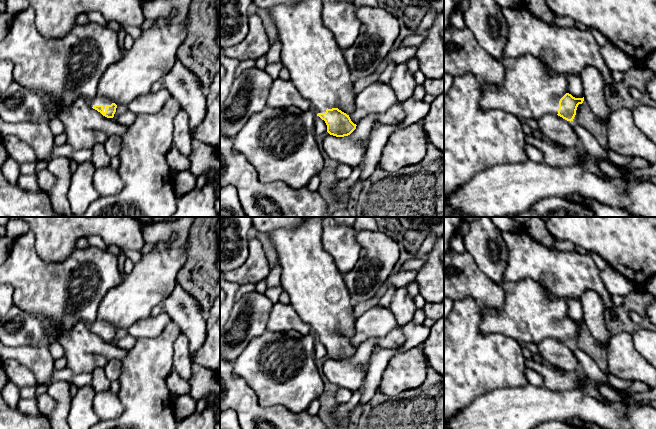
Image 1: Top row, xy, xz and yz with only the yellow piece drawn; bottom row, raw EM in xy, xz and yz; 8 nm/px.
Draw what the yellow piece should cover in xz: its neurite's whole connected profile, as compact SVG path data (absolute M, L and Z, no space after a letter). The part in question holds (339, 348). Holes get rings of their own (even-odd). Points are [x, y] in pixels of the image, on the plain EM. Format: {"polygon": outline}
{"polygon": "M307 217L306 221L294 228L278 228L268 232L268 236L275 248L278 262L281 266L281 286L290 297L293 306L302 321L311 326L312 332L327 349L327 356L336 361L350 359L355 353L350 339L355 335L354 303L348 292L343 275L336 267L333 258L325 251L322 244L323 217Z"}

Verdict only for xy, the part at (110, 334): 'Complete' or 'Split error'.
Split error

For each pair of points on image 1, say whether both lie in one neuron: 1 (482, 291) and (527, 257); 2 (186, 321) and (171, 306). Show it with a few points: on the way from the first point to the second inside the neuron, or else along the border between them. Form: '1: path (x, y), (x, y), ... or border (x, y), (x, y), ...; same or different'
1: border (504, 283), (507, 286); different
2: path (182, 317), (175, 310); same

